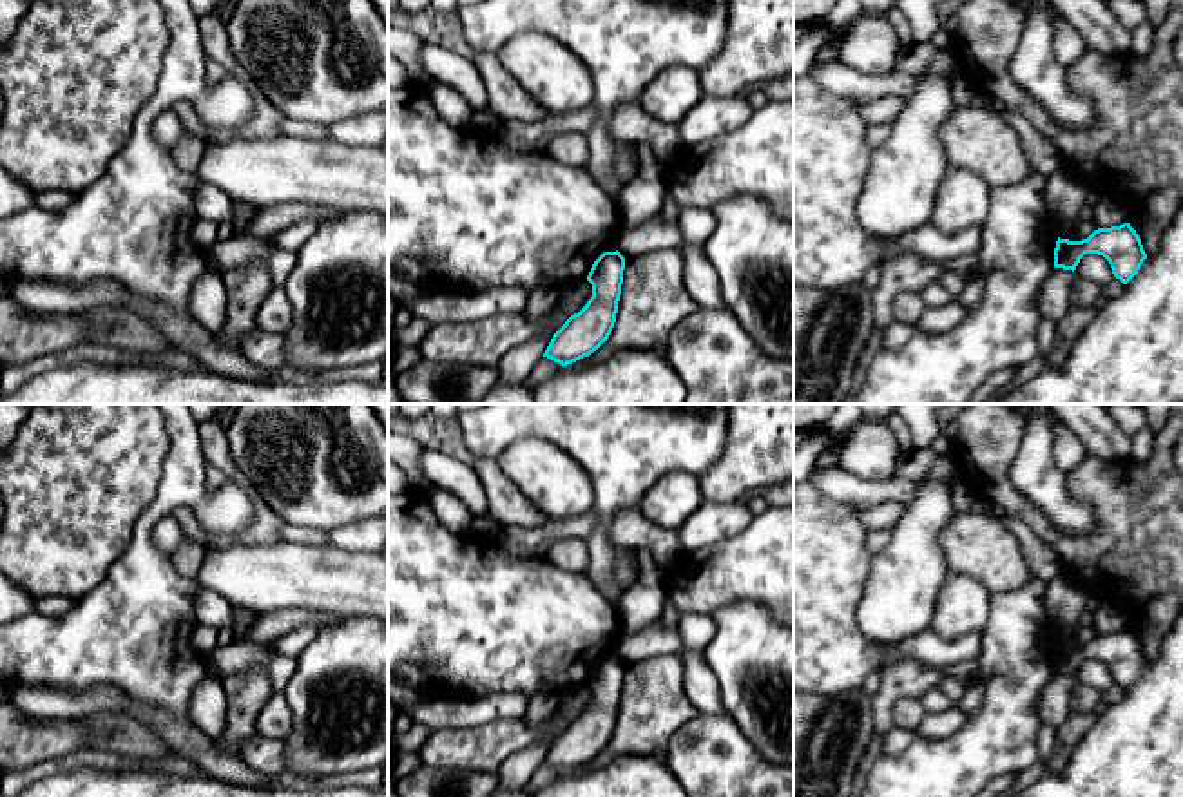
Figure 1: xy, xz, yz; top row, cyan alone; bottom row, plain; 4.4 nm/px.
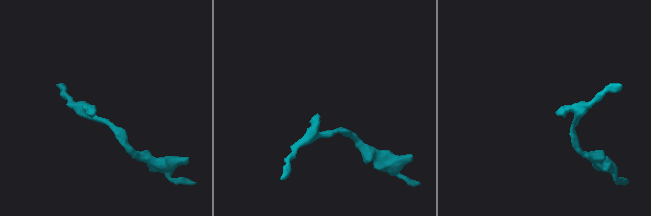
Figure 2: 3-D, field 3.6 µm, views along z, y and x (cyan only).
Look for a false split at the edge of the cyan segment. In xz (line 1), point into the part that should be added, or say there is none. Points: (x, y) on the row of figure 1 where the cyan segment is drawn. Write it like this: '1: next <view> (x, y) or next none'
1: next none

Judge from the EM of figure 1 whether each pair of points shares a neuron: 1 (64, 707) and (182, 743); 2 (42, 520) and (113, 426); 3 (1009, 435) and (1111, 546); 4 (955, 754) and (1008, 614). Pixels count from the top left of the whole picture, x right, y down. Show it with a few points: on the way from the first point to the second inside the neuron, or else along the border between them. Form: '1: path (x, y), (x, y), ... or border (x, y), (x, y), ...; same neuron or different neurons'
1: path (93, 705), (122, 705), (153, 720); same neuron
2: path (66, 497), (73, 489), (73, 482), (91, 450); same neuron
3: path (999, 475), (999, 486), (1022, 509), (1071, 546); same neuron
4: path (990, 720), (1006, 703), (1009, 649); same neuron

